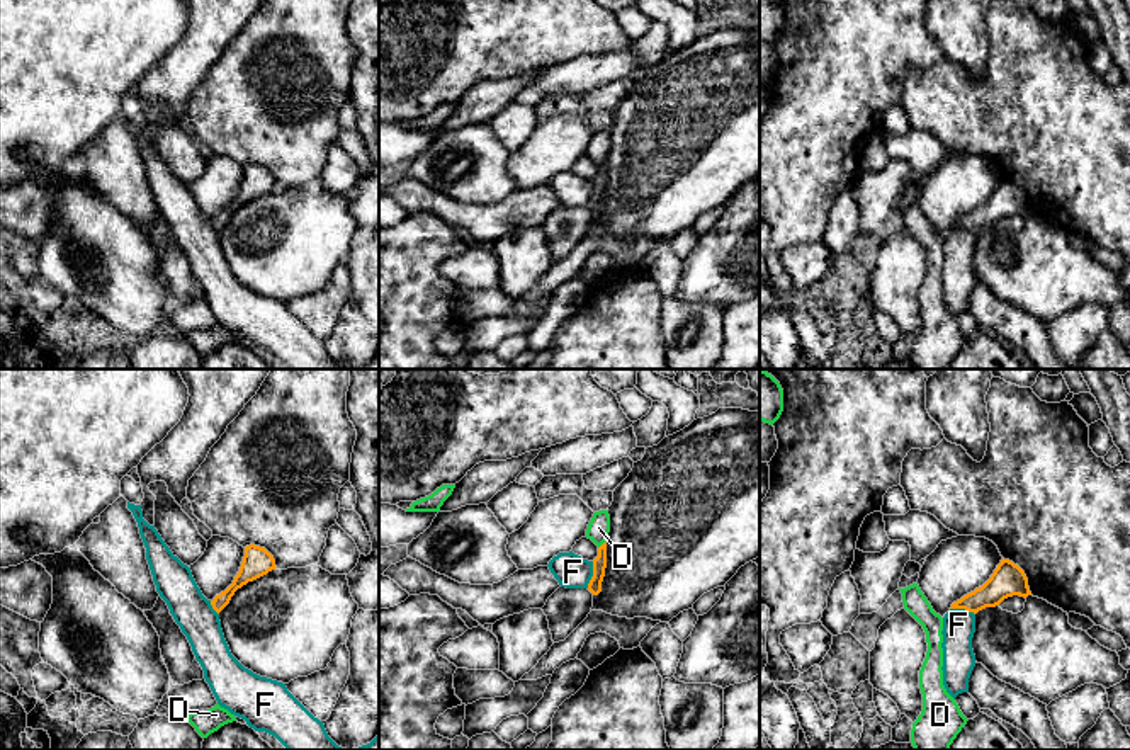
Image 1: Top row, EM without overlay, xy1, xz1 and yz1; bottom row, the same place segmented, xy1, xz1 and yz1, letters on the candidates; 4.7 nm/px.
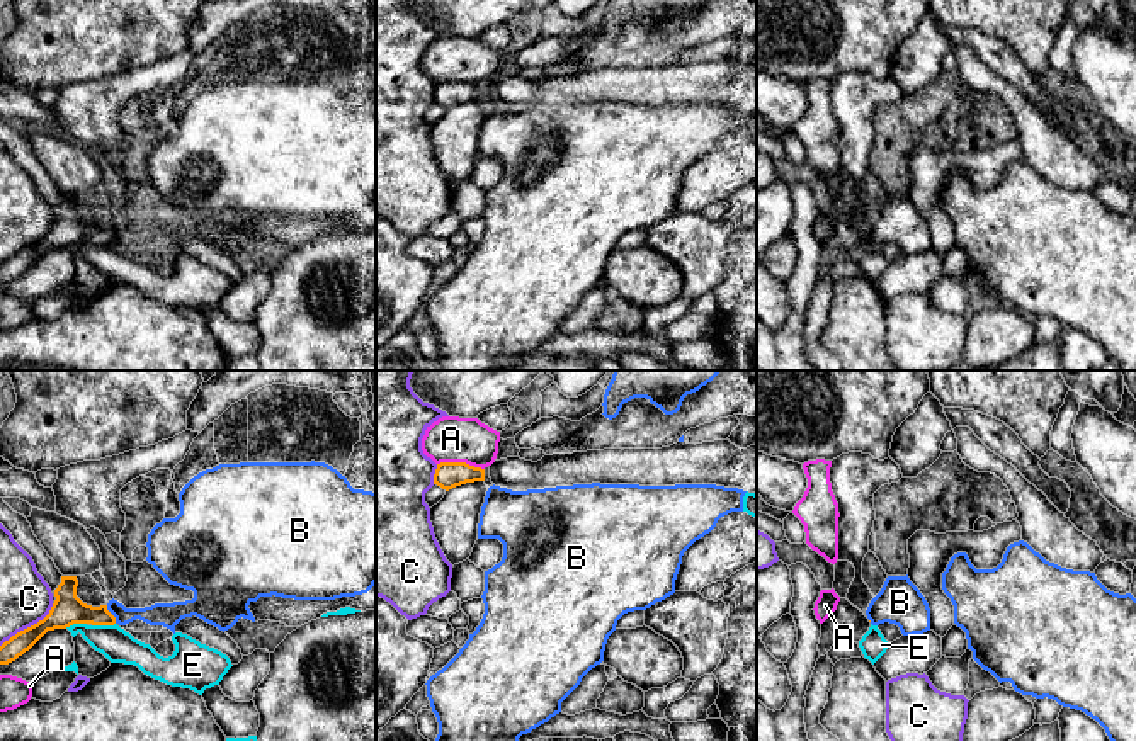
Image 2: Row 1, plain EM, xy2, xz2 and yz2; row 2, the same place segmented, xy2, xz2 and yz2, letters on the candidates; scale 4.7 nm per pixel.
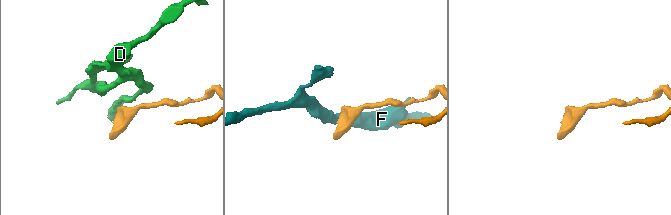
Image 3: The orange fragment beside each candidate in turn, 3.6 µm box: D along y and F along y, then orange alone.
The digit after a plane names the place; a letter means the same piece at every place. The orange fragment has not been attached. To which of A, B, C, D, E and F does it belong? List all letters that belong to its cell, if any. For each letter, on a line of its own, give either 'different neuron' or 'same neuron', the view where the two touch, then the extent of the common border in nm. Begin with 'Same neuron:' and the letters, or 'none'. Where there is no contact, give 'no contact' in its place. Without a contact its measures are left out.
Same neuron: B
A: different neuron; contact in xz2; length 220 nm
B: same neuron; contact in xy2; length 100 nm
C: different neuron; contact in xy2; length 320 nm
D: different neuron; contact in xz1; length 50 nm
E: different neuron; contact in xy2; length 110 nm
F: different neuron; contact in xz1; length 130 nm

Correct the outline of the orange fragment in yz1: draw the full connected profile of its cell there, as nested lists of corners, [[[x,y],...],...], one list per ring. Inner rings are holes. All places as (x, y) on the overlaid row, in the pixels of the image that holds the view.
[[[1001,560],[991,578],[974,592],[953,602],[950,609],[965,609],[977,614],[986,607],[996,607],[1004,599],[1031,595],[1025,571],[1009,560]]]

